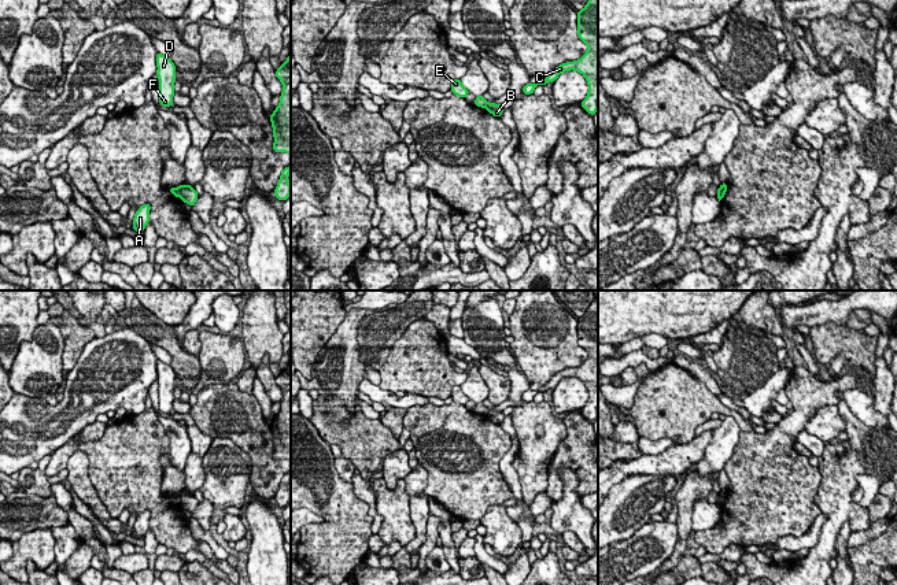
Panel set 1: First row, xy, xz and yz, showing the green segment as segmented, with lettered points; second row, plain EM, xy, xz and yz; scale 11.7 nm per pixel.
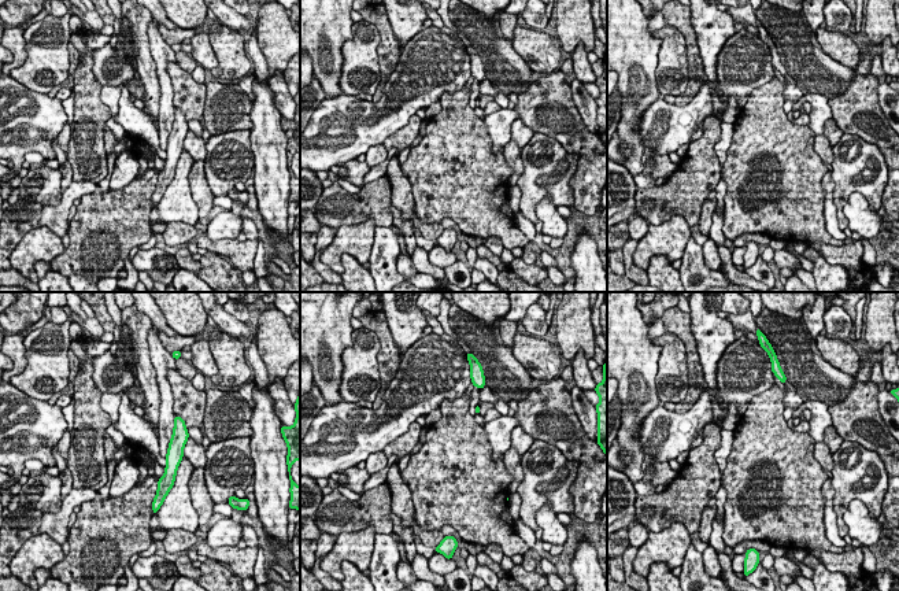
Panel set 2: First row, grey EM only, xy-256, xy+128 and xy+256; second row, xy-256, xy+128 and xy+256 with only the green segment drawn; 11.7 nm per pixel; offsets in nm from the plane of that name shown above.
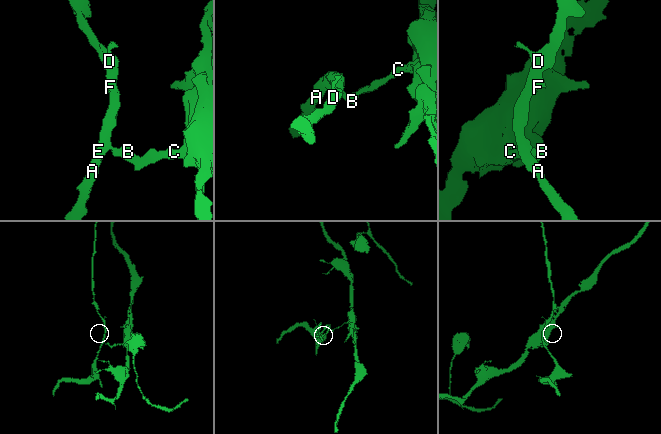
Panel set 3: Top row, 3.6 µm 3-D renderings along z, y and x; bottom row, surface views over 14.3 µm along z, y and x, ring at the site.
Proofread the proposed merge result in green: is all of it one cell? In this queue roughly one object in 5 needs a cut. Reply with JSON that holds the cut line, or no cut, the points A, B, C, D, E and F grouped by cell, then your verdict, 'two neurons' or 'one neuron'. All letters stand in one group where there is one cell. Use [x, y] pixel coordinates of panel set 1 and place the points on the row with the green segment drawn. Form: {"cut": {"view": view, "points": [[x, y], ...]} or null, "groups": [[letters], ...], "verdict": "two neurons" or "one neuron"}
{"cut": {"view": "xz", "points": [[490, 103], [486, 107]]}, "groups": [["A", "D", "E", "F"], ["B", "C"]], "verdict": "two neurons"}

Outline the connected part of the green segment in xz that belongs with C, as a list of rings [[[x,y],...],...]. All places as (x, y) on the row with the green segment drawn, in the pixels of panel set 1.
[[[588,0],[586,7],[577,11],[577,36],[587,44],[587,52],[575,62],[566,62],[551,70],[551,73],[538,84],[527,84],[523,88],[525,95],[532,95],[538,85],[554,82],[557,77],[569,70],[579,71],[588,84],[587,97],[580,105],[594,115],[598,110],[598,0]]]

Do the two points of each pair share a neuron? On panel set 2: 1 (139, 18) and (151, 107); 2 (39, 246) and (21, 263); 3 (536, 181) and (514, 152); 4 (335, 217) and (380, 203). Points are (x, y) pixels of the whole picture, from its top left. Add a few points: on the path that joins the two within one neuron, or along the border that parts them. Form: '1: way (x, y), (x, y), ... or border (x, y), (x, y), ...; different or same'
1: way (139, 40), (151, 85); same
2: way (34, 250), (25, 259); same
3: border (522, 150), (521, 174); different
4: way (346, 209), (369, 203); same

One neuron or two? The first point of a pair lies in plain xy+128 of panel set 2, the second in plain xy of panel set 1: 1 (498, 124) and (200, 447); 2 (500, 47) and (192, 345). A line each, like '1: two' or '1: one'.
1: two
2: two

